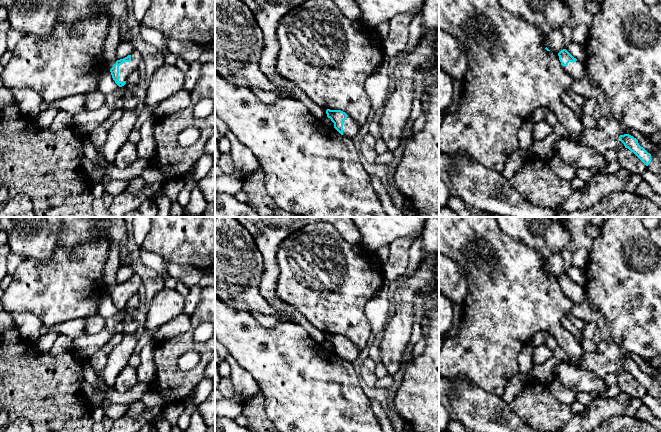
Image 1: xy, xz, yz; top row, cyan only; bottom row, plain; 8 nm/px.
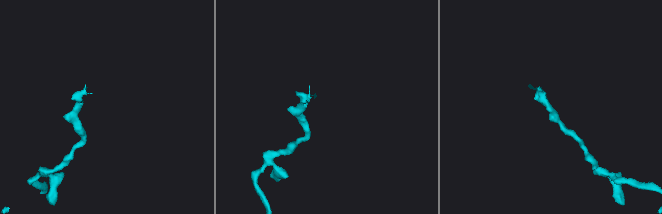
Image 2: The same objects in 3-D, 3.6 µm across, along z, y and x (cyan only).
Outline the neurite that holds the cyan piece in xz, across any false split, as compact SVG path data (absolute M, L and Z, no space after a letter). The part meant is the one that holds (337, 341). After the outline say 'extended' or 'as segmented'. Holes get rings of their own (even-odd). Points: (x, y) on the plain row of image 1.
M326 334L327 341L334 347L334 352L343 360L353 362L359 356L357 347L341 334Z | extended

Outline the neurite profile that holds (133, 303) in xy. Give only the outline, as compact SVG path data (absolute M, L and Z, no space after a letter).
M136 293L130 297L129 301L126 304L126 308L131 312L136 310L139 306L139 295Z

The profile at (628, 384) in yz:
M618 372L616 379L622 393L640 399L647 394L646 389L627 372Z

